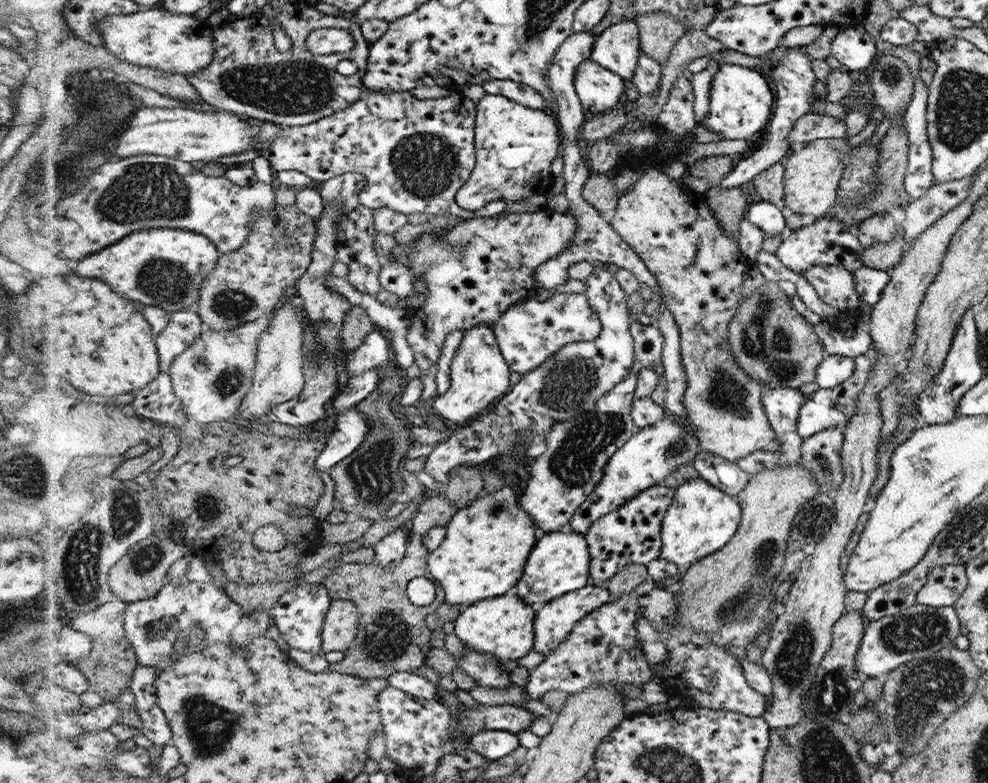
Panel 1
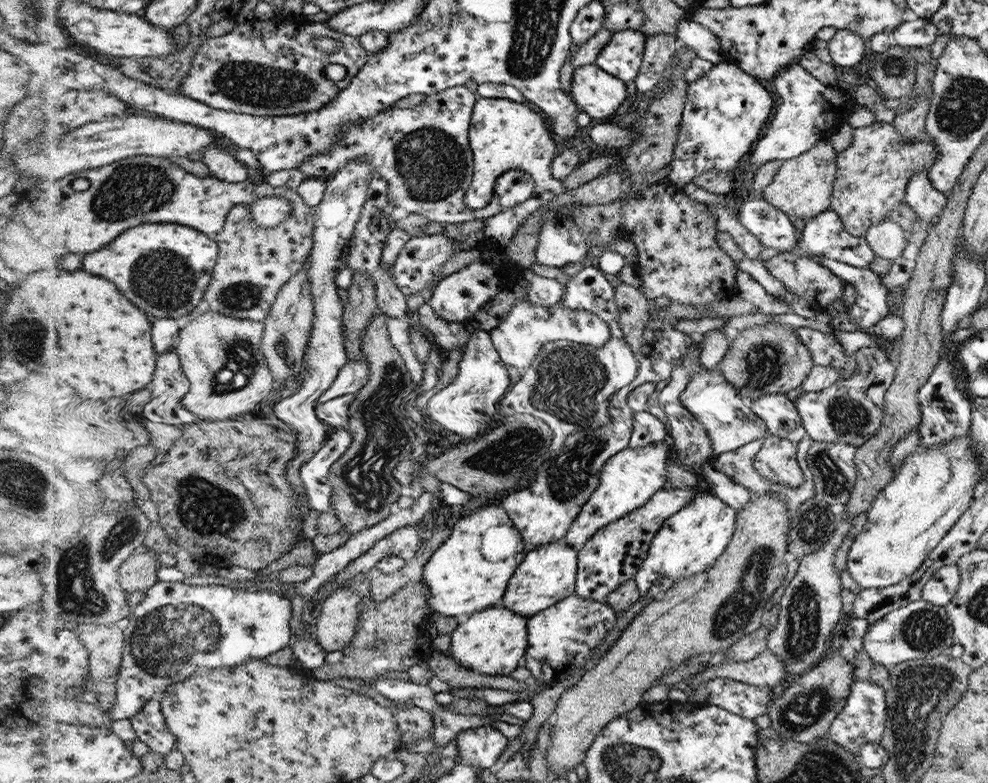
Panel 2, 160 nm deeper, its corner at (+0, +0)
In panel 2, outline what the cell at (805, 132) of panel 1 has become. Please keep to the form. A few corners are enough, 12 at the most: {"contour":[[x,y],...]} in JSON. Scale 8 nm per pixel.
{"contour":[[893,123],[855,128],[829,209],[863,237],[939,152]]}

